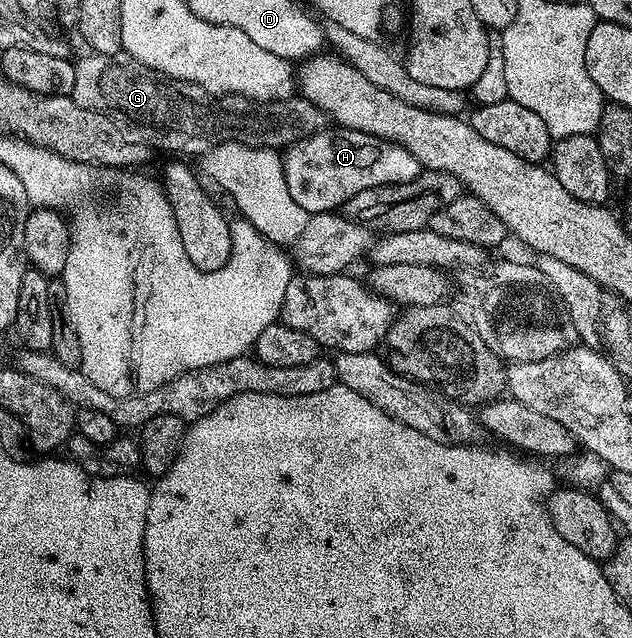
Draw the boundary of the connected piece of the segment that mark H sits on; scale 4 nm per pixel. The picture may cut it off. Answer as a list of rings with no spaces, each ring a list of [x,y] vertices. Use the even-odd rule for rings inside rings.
[[[327,127],[287,145],[282,158],[288,192],[311,215],[337,210],[352,195],[372,187],[399,185],[416,179],[423,167],[406,149],[355,129]]]

